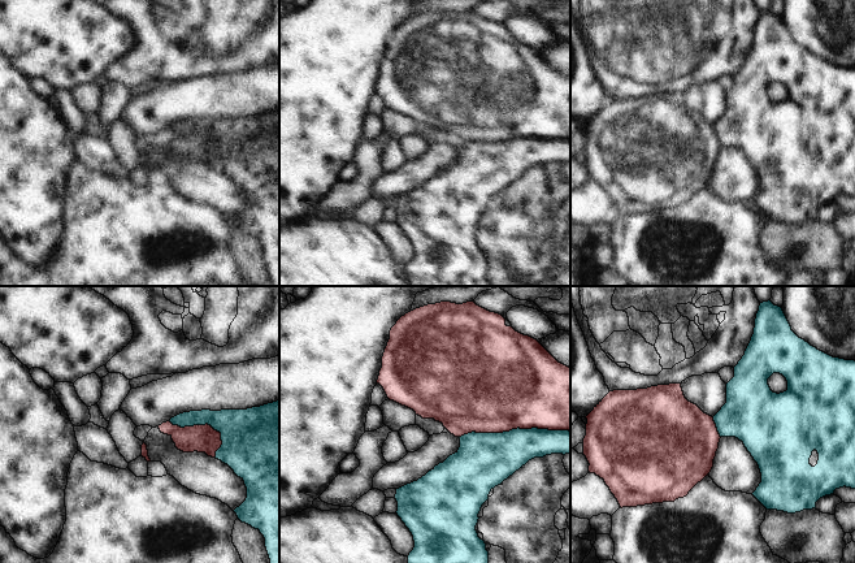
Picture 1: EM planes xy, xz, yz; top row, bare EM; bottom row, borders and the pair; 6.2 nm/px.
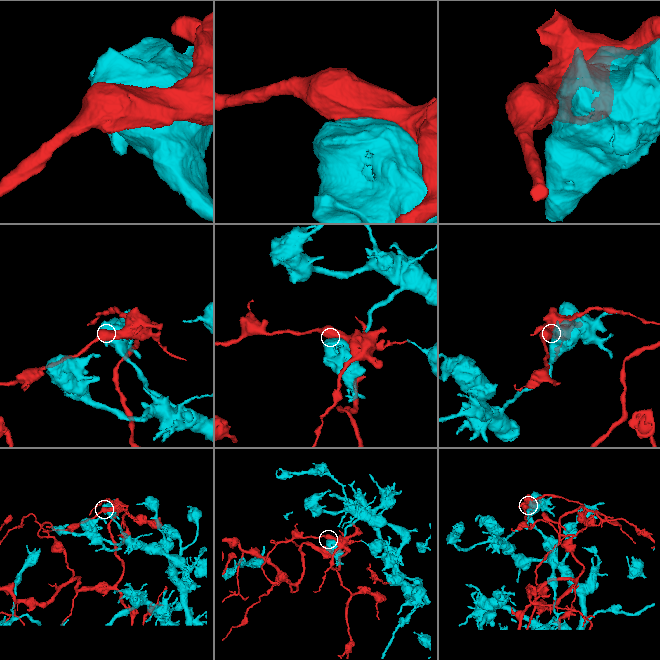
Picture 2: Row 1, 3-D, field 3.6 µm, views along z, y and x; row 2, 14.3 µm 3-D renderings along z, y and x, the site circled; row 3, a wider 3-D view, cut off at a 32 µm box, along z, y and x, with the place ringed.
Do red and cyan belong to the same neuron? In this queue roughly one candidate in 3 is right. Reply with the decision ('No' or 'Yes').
No

